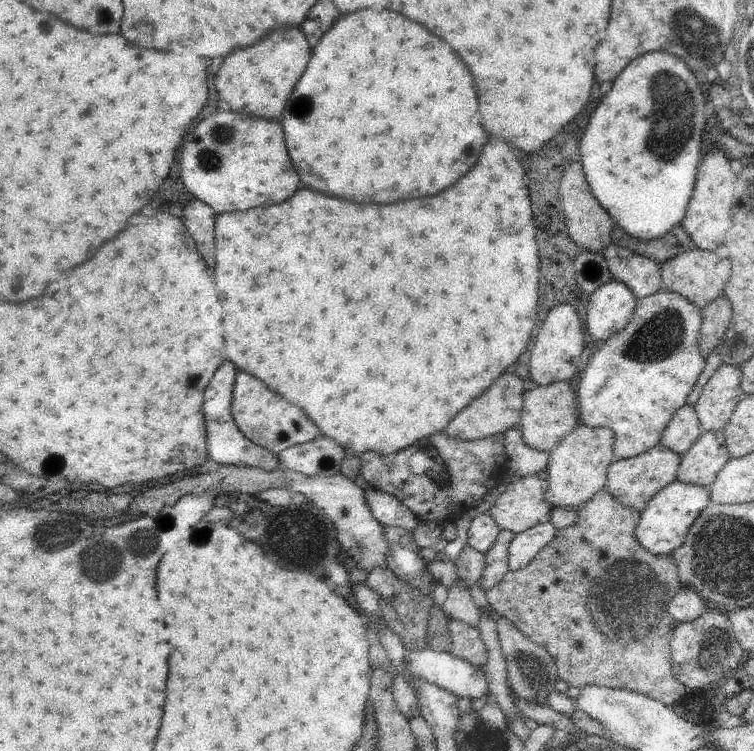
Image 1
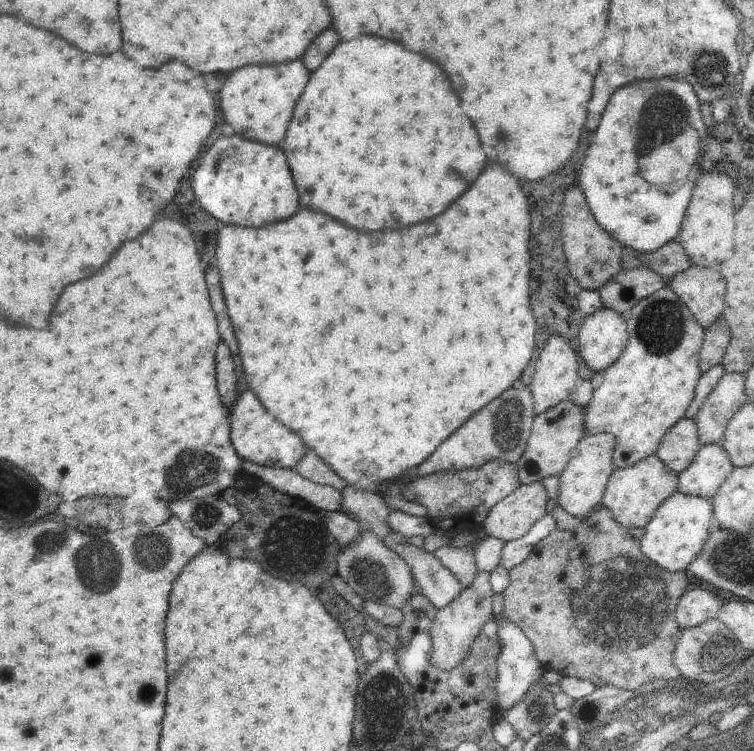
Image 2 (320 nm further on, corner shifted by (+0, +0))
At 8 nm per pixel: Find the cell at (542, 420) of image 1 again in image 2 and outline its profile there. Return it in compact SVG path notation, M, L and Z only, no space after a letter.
M571 397L535 417L525 451L516 463L521 484L541 483L551 476L560 478L570 462L572 450L584 436L584 409L575 405Z

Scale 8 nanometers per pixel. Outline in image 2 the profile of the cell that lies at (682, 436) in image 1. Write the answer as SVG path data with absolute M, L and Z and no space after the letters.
M680 419L662 438L656 456L678 476L696 458L701 449L695 419Z

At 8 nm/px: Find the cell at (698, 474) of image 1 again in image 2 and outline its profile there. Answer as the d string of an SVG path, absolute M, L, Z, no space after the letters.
M722 442L703 446L691 465L679 474L679 491L712 500L734 467Z

